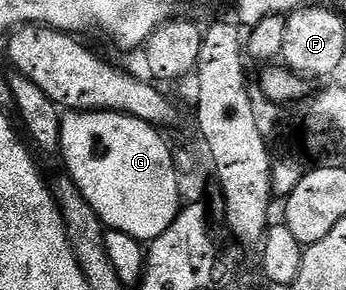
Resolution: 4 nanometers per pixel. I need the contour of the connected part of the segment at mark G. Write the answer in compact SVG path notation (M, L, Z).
M70 110L60 120L59 157L64 157L67 177L78 184L82 196L98 212L108 230L126 232L147 244L162 236L180 215L180 184L182 178L175 172L173 151L168 150L164 138L155 125L132 115L108 110Z

